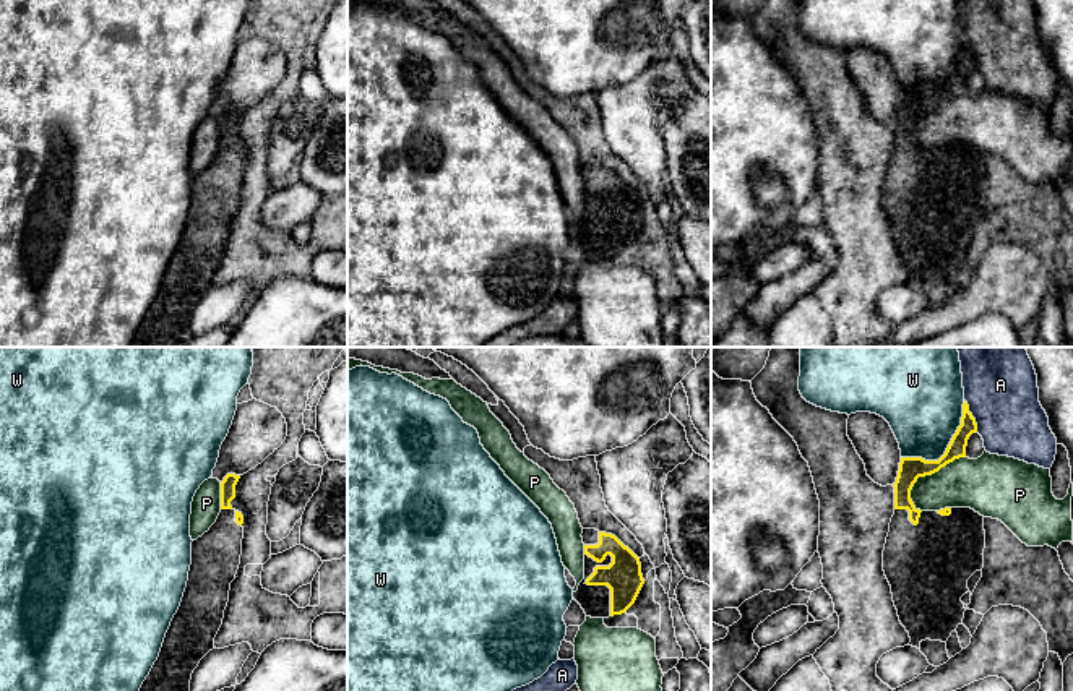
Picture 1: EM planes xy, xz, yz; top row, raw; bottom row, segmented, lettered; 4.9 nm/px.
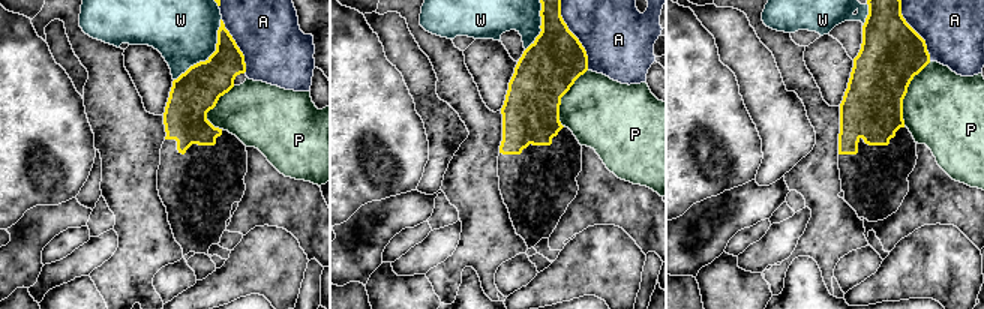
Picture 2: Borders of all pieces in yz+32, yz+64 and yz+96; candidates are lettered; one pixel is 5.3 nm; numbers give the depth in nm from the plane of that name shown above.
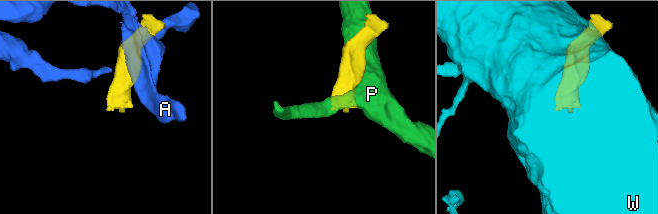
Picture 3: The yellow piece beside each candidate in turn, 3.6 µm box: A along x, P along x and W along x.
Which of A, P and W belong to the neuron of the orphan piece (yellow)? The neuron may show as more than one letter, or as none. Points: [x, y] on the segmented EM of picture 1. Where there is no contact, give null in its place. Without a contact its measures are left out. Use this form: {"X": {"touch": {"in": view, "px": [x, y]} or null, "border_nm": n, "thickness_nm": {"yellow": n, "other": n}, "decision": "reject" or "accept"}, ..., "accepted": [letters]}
{"A": {"touch": {"in": "yz", "px": [971, 416]}, "border_nm": 170, "thickness_nm": {"yellow": 90, "other": 360}, "decision": "reject"}, "P": {"touch": {"in": "yz", "px": [926, 474]}, "border_nm": 360, "thickness_nm": {"yellow": 110, "other": 240}, "decision": "reject"}, "W": {"touch": {"in": "yz", "px": [947, 448]}, "border_nm": 420, "thickness_nm": {"yellow": 110, "other": 380}, "decision": "reject"}, "accepted": []}

